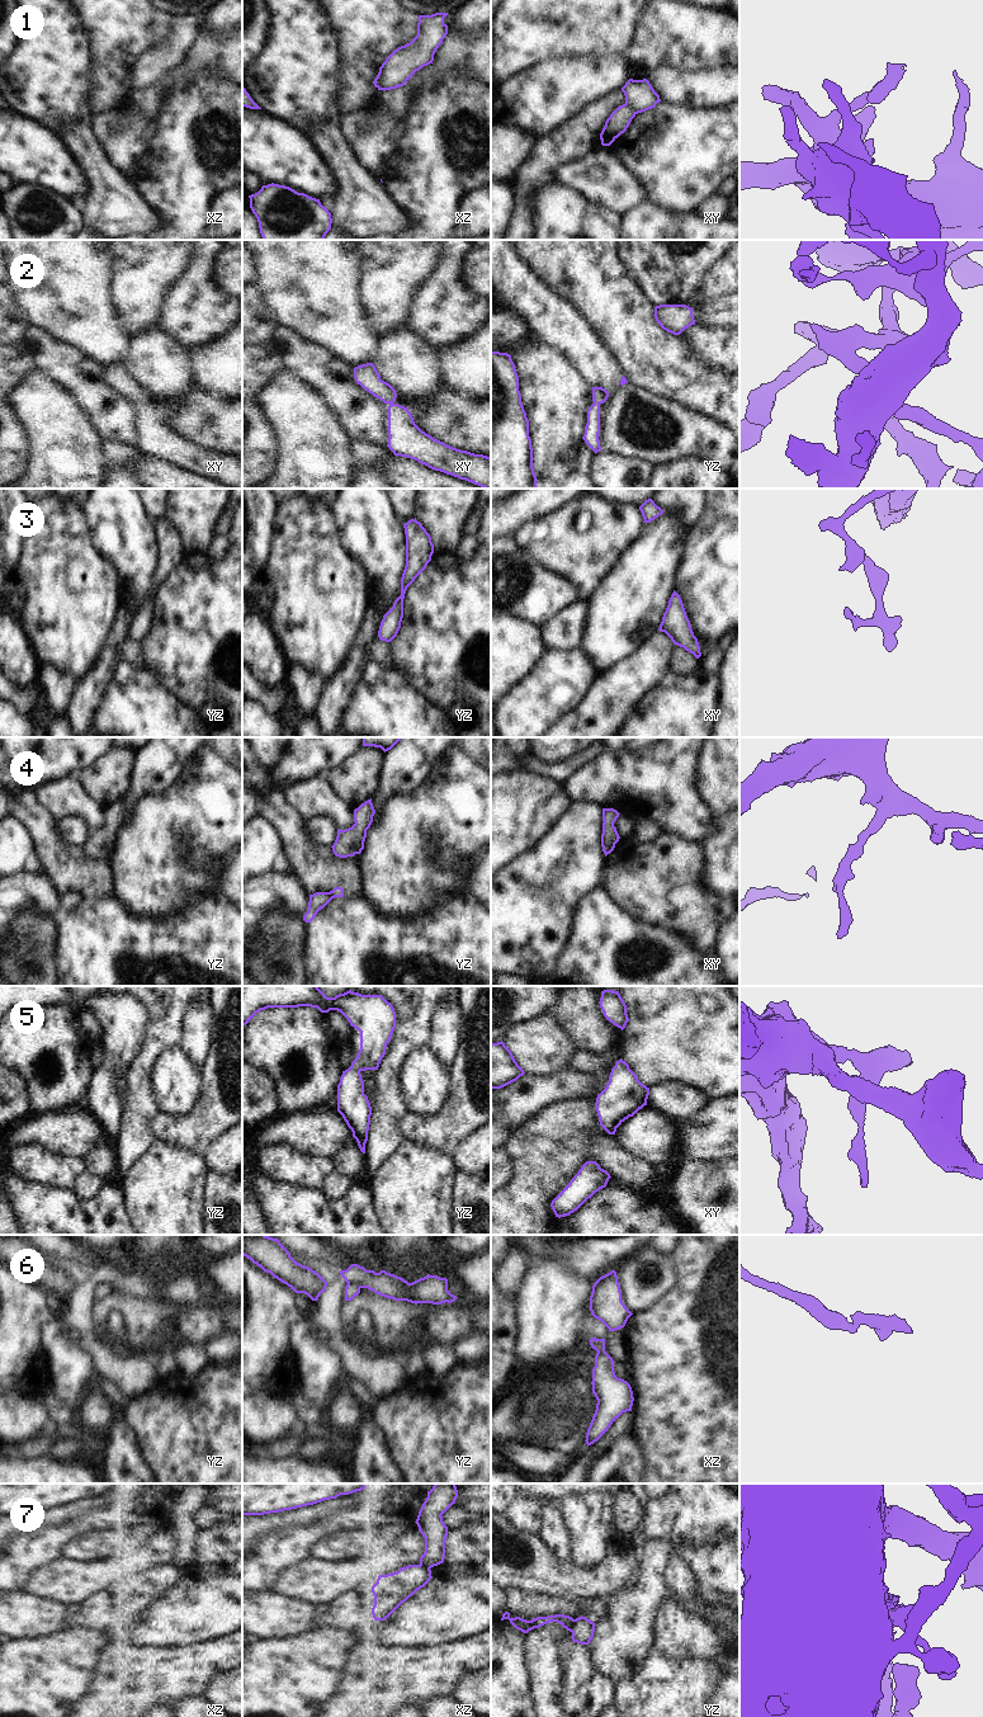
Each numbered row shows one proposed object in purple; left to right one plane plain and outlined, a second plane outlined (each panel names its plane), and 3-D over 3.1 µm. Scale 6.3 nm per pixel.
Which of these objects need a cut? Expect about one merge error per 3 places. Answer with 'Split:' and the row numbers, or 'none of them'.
Split: 1, 6, 7

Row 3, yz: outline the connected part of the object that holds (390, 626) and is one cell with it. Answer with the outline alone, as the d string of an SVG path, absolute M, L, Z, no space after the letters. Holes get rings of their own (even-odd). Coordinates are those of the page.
M415 519L403 524L406 534L406 566L401 577L401 595L394 600L393 607L383 615L378 637L391 642L401 628L403 618L403 599L407 588L426 569L434 553L434 544L430 534Z

